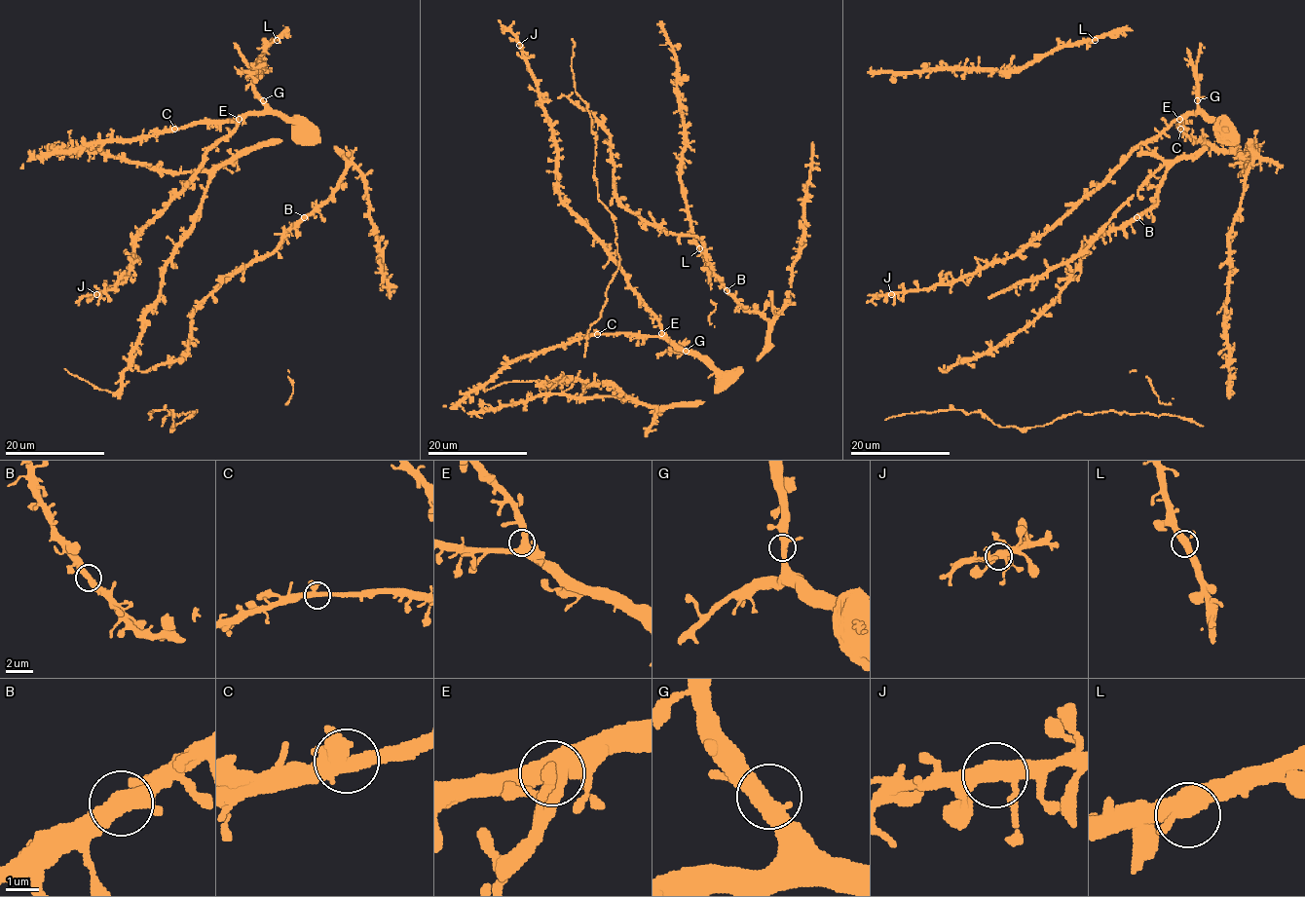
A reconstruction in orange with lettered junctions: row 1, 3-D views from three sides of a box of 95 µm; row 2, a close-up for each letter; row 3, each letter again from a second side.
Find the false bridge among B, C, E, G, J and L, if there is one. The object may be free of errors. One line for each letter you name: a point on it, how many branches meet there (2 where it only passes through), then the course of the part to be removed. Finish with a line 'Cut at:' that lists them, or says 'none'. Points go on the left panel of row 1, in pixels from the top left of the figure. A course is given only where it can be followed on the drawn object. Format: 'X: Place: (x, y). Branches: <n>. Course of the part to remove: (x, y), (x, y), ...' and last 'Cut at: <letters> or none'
Cut at: none

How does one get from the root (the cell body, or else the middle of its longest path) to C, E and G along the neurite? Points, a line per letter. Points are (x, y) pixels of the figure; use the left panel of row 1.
C: (314, 134), (279, 114), (245, 114), (239, 120), (188, 124), (174, 129)
E: (314, 134), (279, 114), (246, 114), (239, 119)
G: (314, 134), (285, 120), (263, 100)

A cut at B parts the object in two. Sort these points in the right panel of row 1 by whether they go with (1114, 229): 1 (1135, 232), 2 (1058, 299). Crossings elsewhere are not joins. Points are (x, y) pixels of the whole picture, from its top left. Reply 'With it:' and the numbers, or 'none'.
With it: 1, 2

